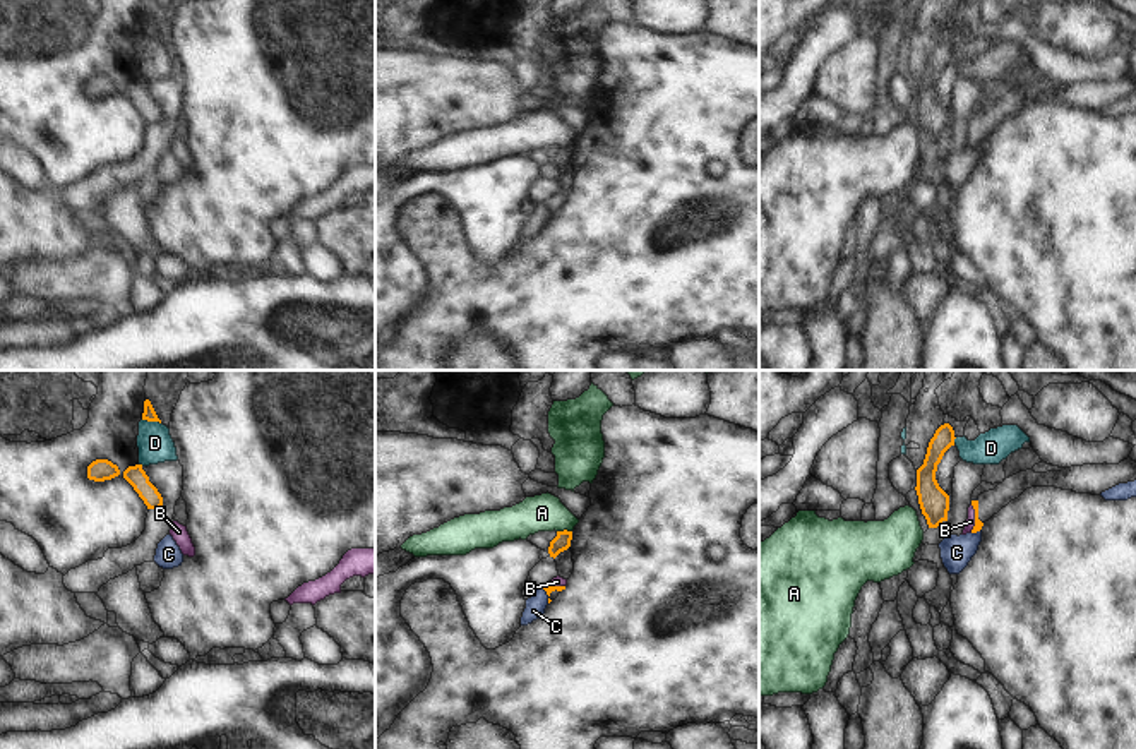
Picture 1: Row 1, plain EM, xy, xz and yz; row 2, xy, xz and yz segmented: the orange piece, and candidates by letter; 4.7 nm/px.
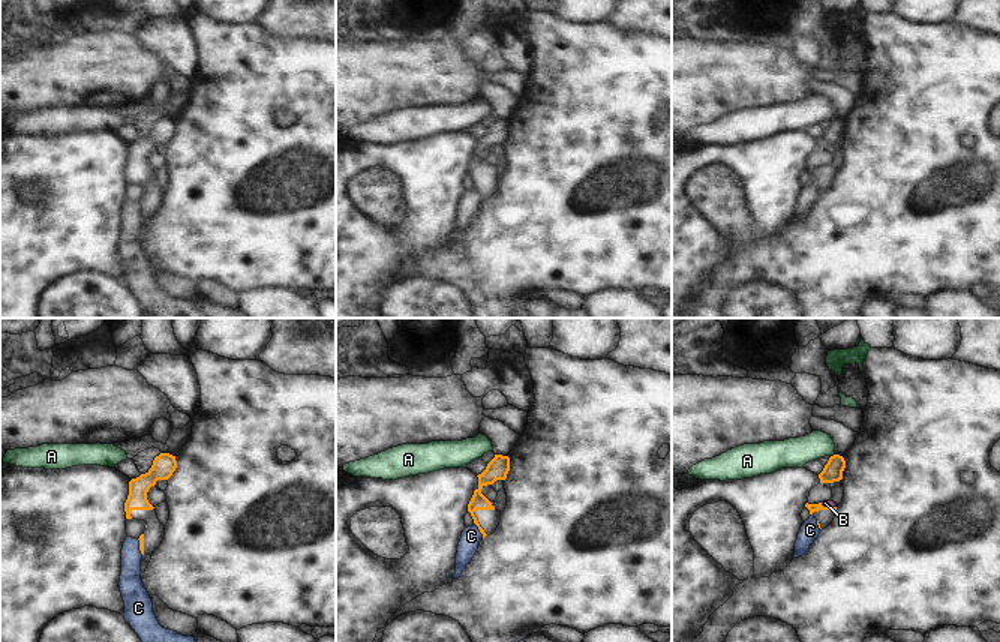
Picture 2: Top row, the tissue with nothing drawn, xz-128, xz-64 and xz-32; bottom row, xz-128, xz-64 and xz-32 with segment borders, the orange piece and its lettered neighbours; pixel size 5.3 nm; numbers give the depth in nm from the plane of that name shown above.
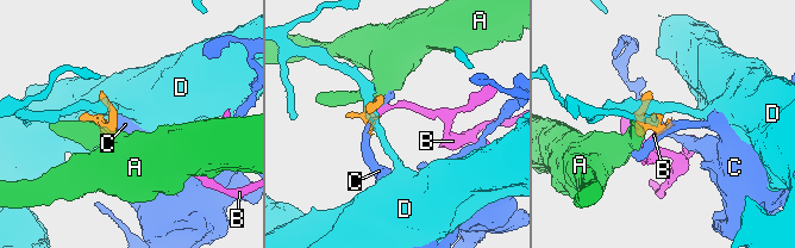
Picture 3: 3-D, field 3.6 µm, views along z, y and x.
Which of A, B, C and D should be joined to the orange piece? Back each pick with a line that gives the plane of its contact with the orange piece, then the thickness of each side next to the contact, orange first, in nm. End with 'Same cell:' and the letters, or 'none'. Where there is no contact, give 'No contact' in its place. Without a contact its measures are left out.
B: Touches orange in yz. Thickness 40 nm (orange) against 50 nm
Same cell: B.

